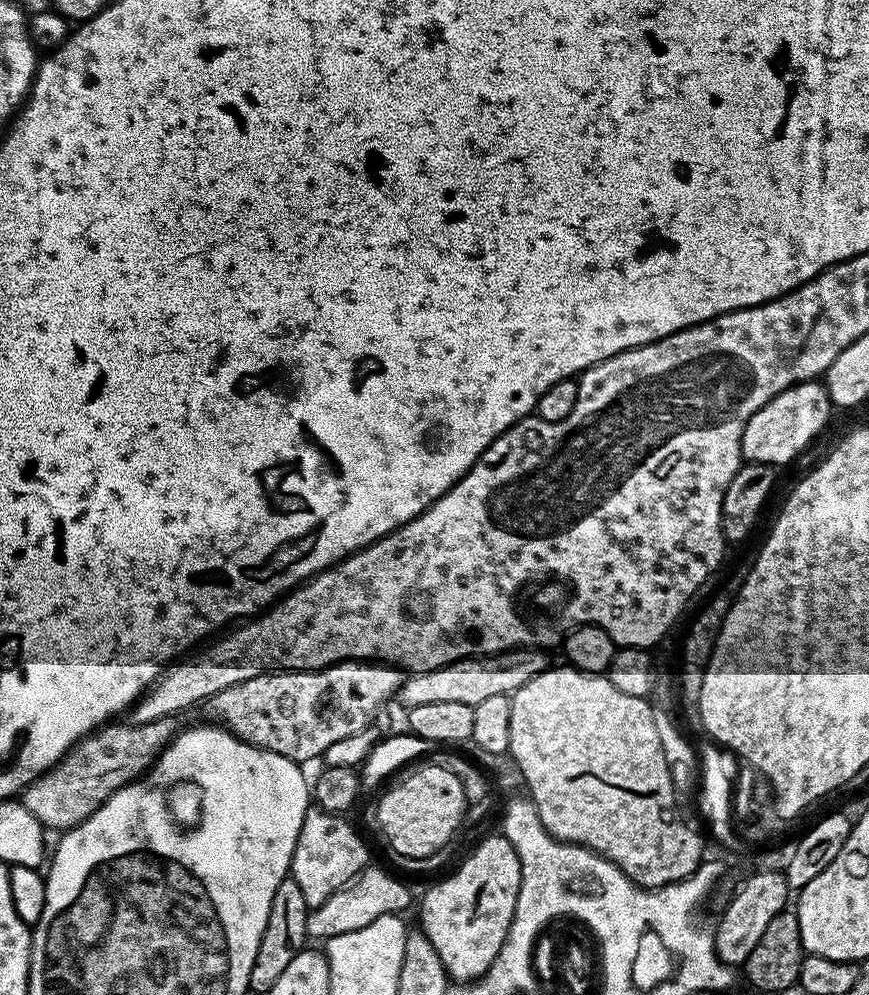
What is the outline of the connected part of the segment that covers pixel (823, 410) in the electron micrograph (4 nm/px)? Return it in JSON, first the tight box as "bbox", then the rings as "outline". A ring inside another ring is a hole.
{"bbox":[741,380,834,466],"outline":[[[808,380],[804,384],[795,384],[766,402],[766,406],[762,406],[762,410],[755,412],[750,422],[746,422],[741,457],[753,464],[781,466],[790,463],[827,426],[831,412],[834,412],[834,405],[823,383]]]}

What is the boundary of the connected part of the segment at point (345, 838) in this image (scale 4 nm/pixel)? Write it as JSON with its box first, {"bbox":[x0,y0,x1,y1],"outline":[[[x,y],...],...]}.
{"bbox":[290,806,369,909],"outline":[[[315,806],[309,807],[298,834],[298,842],[294,846],[290,869],[290,879],[298,882],[309,909],[322,906],[330,894],[352,883],[369,864],[368,848],[348,818]]]}

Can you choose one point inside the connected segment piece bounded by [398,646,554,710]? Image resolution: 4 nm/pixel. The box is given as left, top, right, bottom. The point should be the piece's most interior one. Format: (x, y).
(472, 679)

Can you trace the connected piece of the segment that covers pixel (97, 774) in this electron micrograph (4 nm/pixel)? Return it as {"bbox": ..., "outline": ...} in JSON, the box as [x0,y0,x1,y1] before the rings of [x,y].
{"bbox":[22,716,178,829],"outline":[[[167,716],[145,724],[112,722],[86,735],[51,768],[30,782],[22,793],[22,803],[45,829],[76,828],[94,814],[114,793],[140,779],[164,751],[178,731],[177,717]]]}

